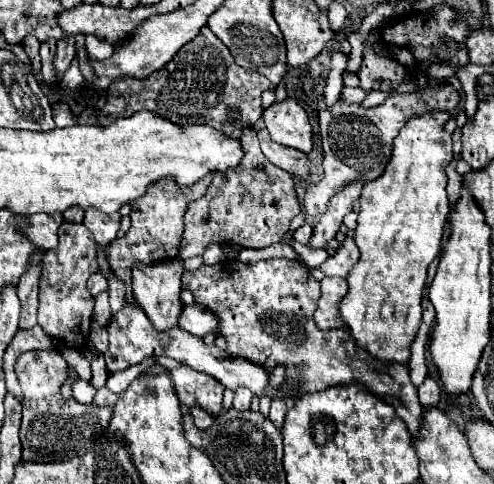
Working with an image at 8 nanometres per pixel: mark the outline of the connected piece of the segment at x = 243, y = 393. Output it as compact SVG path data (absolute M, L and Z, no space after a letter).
M237 389L235 391L235 399L233 399L233 407L239 409L239 411L247 411L249 405L251 405L251 391L247 389Z

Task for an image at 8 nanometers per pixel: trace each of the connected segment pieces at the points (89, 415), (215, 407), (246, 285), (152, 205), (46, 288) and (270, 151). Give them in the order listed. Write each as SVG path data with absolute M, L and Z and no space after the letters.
M59 349L27 351L17 359L17 377L23 391L23 419L21 419L21 461L25 463L53 463L85 455L95 447L99 435L107 429L113 417L113 407L99 407L97 403L83 405L61 395L61 385L67 379L67 363Z
M177 367L171 371L173 387L177 387L177 397L187 407L201 407L209 415L219 415L223 409L223 385L211 375L191 371L189 367Z
M267 259L257 263L241 263L241 261L223 261L217 265L201 265L195 271L183 273L183 289L191 291L195 295L195 303L209 307L215 311L219 319L219 335L227 339L227 353L235 357L243 357L251 363L261 365L267 369L267 373L273 373L275 367L285 369L285 383L277 389L279 399L299 399L305 393L317 393L331 385L343 385L351 381L359 381L367 387L371 387L371 393L385 403L393 405L397 415L407 423L409 433L417 439L423 419L423 405L417 399L417 389L409 379L407 365L385 365L377 359L371 359L363 349L355 345L351 339L351 333L345 329L329 329L323 331L315 325L313 313L317 309L317 301L321 297L319 281L313 279L311 271L299 263L289 259Z
M215 173L207 175L205 179L201 179L201 183L193 185L193 187L179 187L177 181L173 177L165 177L159 179L155 183L151 183L151 187L147 189L147 195L135 199L131 203L131 229L127 231L127 235L123 239L115 239L105 247L107 253L107 263L111 267L111 271L125 283L125 301L135 305L135 297L131 291L131 269L139 263L139 265L149 265L149 263L157 263L157 261L167 261L167 259L175 259L179 255L179 245L181 245L181 235L183 235L183 215L187 211L187 203L199 197L199 191L207 191L211 179Z
M63 221L59 227L57 249L45 251L43 271L39 279L37 323L52 338L60 337L61 340L67 339L73 345L83 345L91 331L89 325L91 325L95 299L87 291L85 283L93 271L99 271L95 249L97 243L85 225Z
M267 129L257 133L259 143L261 143L261 151L263 155L277 167L285 169L287 173L299 177L299 179L307 179L309 177L309 159L307 155L303 155L301 151L295 151L291 147L283 147L273 143L271 139L267 139Z

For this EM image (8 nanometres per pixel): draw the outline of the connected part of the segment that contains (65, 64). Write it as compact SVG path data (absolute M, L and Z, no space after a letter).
M65 37L61 41L57 41L57 55L53 59L53 67L59 71L59 73L65 73L71 65L75 57L75 43L73 43L73 37Z

